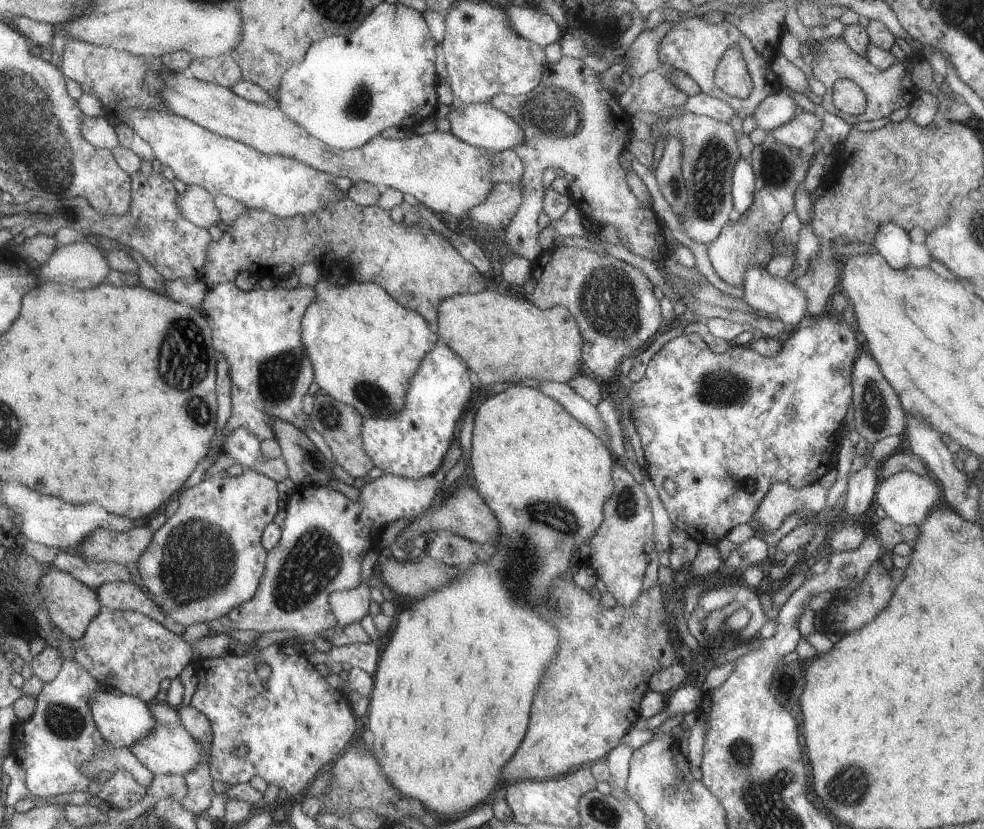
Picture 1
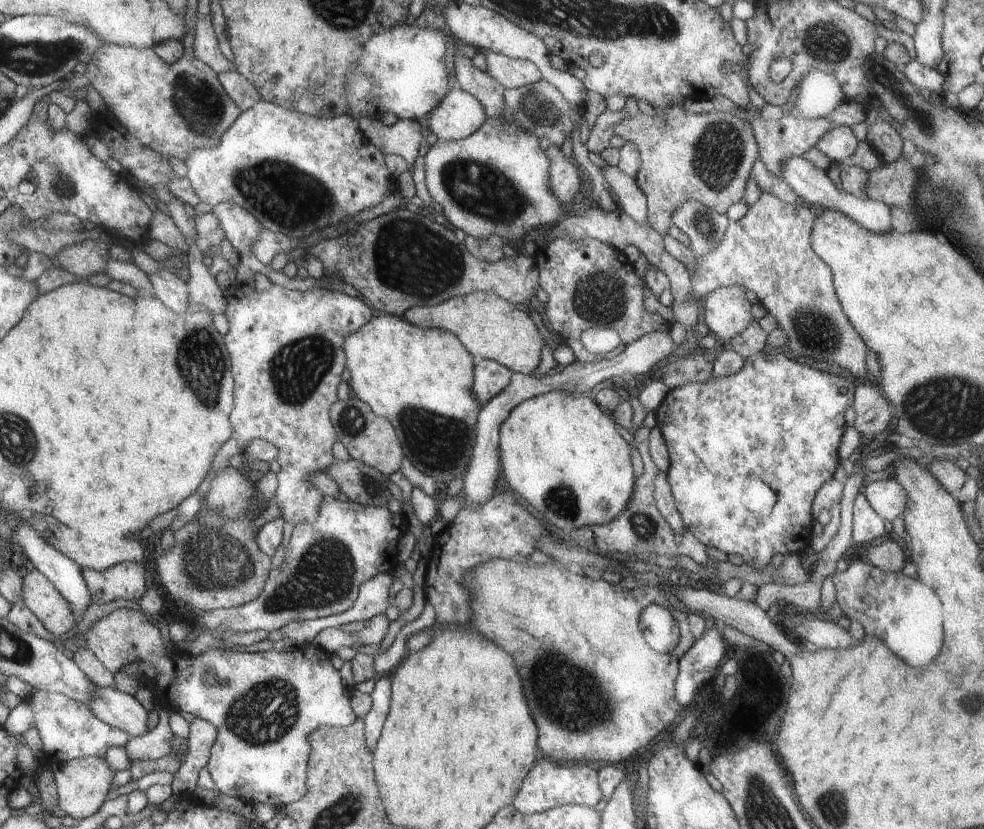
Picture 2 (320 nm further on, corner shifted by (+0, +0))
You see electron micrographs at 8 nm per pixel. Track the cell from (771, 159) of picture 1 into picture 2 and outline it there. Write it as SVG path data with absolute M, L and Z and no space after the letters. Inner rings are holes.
M726 286L714 290L701 304L701 320L706 324L710 332L717 338L717 341L724 346L732 341L736 334L740 334L744 328L748 328L752 320L754 306L746 300L742 286Z

